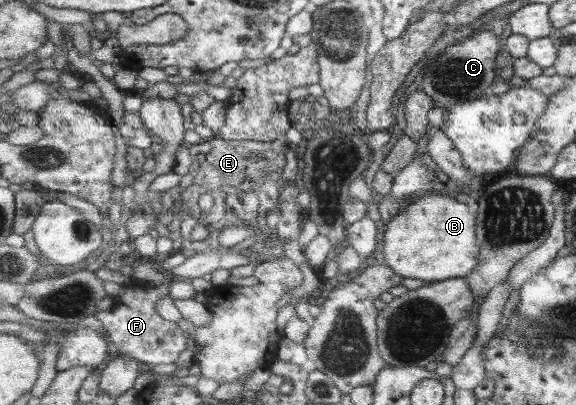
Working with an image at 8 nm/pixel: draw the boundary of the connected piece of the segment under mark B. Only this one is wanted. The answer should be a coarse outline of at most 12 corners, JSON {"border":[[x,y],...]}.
{"border":[[426,195],[390,223],[387,264],[426,283],[467,278],[472,207]]}

